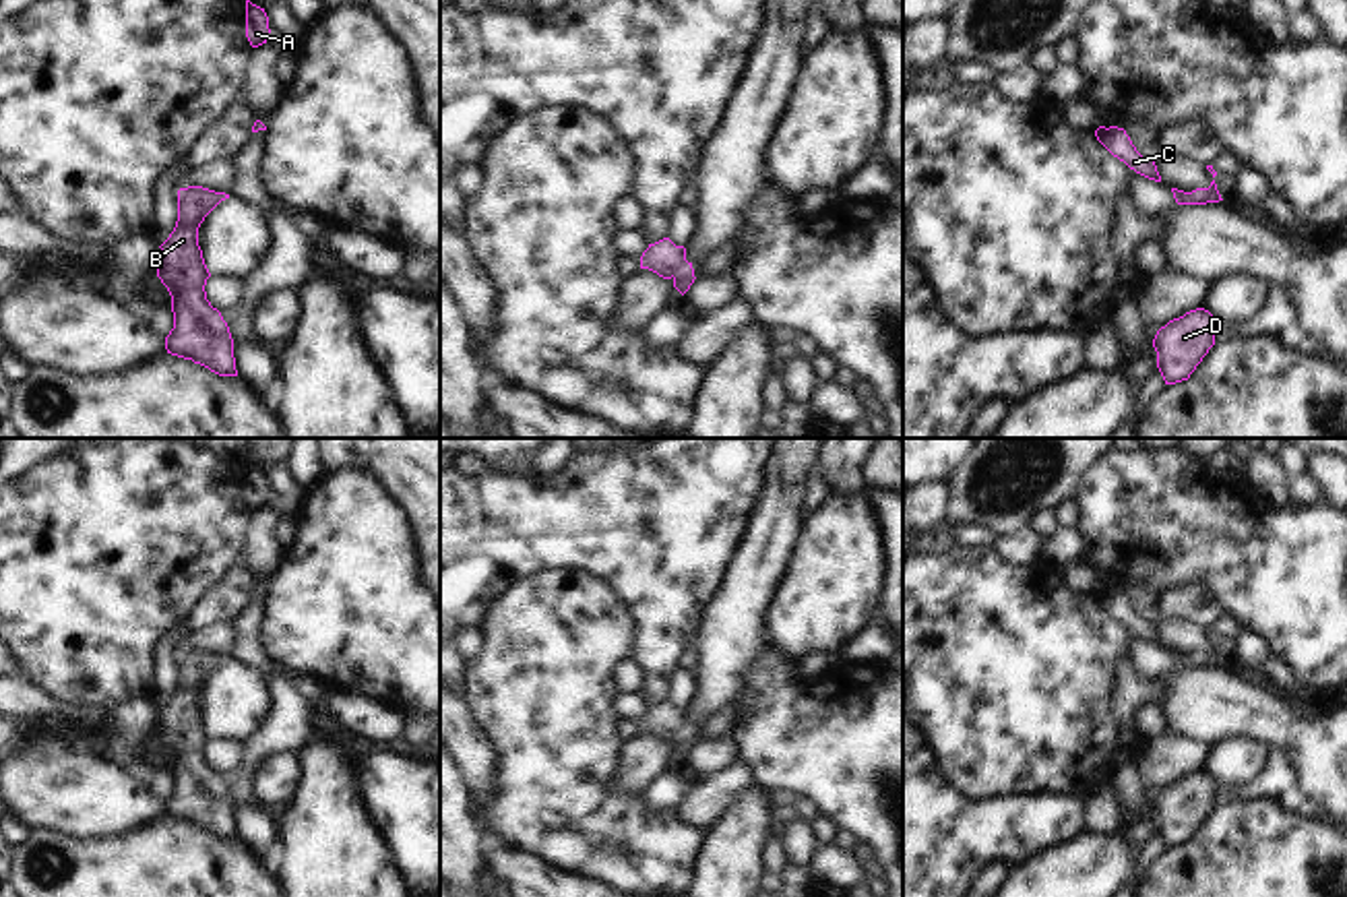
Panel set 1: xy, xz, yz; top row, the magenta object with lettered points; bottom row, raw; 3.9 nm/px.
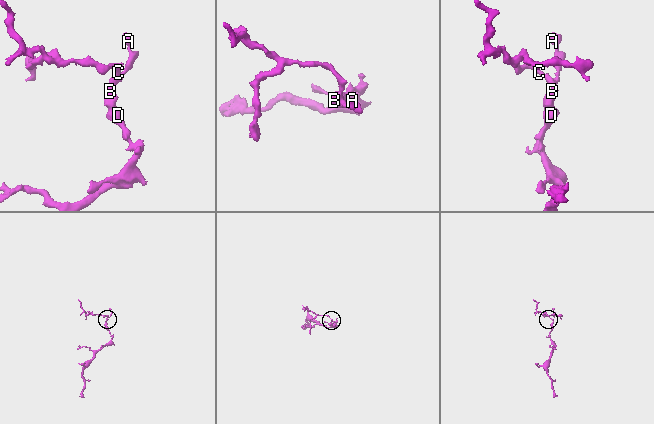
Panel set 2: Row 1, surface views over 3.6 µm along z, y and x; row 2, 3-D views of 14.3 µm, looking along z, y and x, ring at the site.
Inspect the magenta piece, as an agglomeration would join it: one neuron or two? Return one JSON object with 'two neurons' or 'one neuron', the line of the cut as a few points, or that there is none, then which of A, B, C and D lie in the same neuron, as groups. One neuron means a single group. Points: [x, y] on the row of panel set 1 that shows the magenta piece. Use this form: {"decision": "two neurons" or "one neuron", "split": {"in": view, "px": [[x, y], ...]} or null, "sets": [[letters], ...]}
{"decision": "one neuron", "split": null, "sets": [["A", "B", "C", "D"]]}

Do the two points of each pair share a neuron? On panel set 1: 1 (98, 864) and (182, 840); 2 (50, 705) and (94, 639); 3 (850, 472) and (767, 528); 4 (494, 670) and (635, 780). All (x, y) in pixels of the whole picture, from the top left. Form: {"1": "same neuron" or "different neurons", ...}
{"1": "same neuron", "2": "different neurons", "3": "different neurons", "4": "different neurons"}

